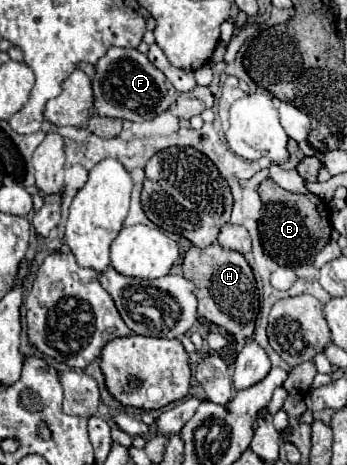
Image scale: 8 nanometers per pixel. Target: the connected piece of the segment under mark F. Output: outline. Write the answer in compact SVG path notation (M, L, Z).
M108 49L106 57L96 63L96 77L92 79L92 85L96 93L94 111L98 115L120 117L128 121L150 121L158 113L166 111L176 99L176 89L166 79L166 75L136 49Z

